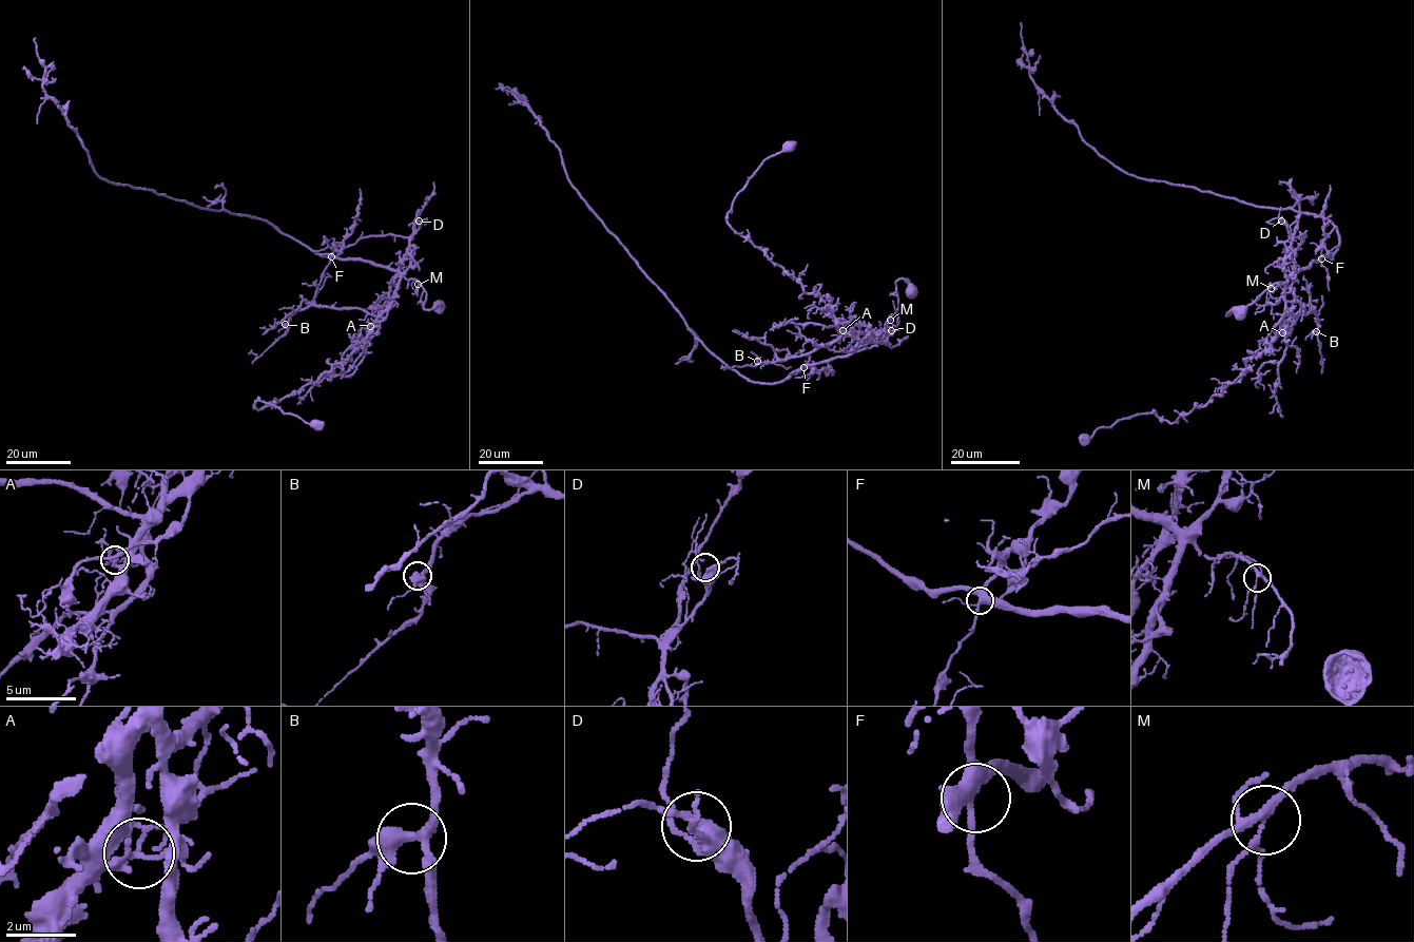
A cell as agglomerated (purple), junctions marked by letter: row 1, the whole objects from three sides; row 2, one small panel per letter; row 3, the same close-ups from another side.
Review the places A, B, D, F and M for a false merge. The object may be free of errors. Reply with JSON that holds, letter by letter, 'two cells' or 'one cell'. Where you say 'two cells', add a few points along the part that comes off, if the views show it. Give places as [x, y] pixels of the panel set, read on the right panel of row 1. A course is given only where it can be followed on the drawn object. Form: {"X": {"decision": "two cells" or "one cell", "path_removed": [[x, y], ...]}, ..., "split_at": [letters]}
{"A": {"decision": "two cells", "path_removed": [[1281, 333], [1246, 362], [1239, 380], [1174, 422], [1154, 412], [1136, 414], [1080, 438]]}, "B": {"decision": "one cell"}, "D": {"decision": "one cell"}, "F": {"decision": "one cell"}, "M": {"decision": "one cell"}, "split_at": ["A"]}

